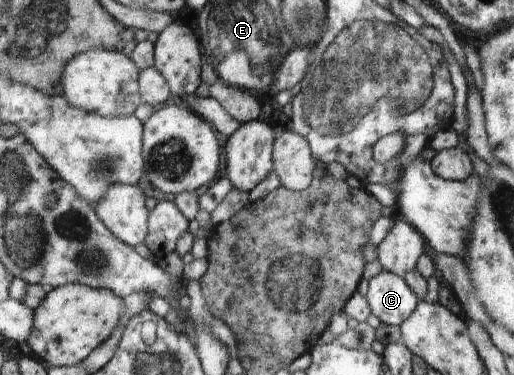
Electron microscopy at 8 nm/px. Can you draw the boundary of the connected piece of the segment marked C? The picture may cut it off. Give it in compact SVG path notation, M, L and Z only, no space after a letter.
M383 270L368 282L365 297L370 311L383 324L396 327L413 314L420 301L403 277Z

